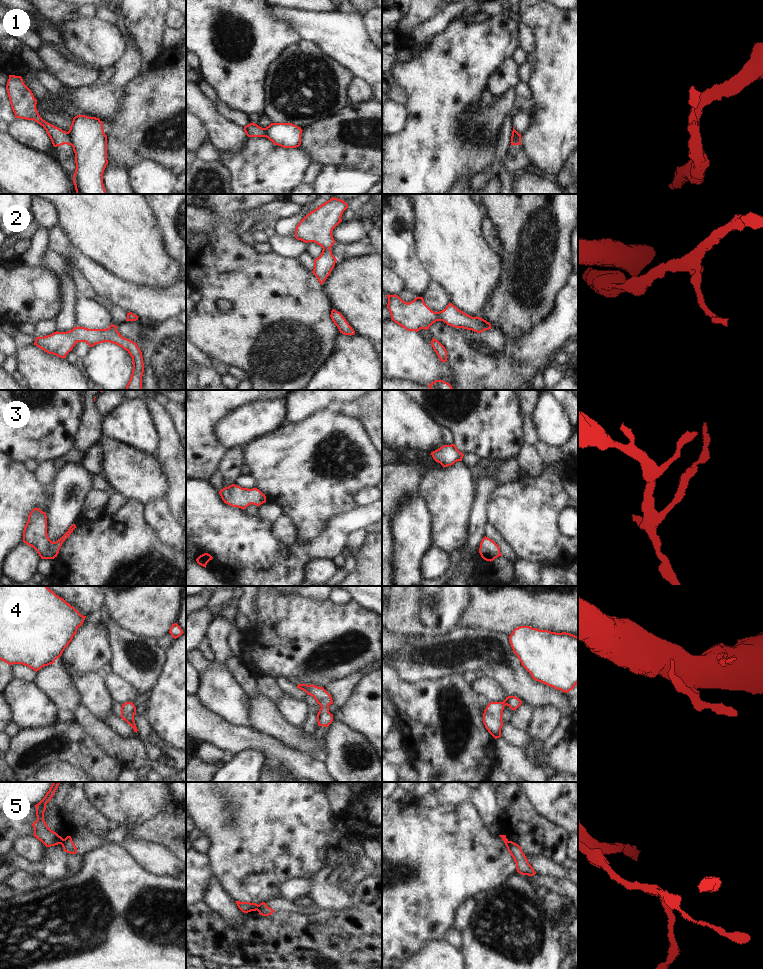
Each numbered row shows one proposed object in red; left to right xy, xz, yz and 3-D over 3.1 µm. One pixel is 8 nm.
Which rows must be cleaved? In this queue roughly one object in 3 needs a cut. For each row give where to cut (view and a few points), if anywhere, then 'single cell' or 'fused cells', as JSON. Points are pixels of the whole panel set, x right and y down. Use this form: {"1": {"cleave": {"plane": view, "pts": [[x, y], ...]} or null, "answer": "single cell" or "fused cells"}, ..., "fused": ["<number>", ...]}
{"1": {"cleave": {"plane": "xy", "pts": [[67, 132], [71, 144]]}, "answer": "fused cells"}, "2": {"cleave": null, "answer": "single cell"}, "3": {"cleave": null, "answer": "single cell"}, "4": {"cleave": null, "answer": "single cell"}, "5": {"cleave": {"plane": "xy", "pts": [[64, 839], [60, 843]]}, "answer": "fused cells"}, "fused": ["1", "5"]}

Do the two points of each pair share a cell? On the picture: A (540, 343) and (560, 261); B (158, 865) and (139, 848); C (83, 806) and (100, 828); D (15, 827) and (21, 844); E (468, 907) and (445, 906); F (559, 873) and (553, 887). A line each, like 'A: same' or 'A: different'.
A: different
B: same
C: same
D: different
E: different
F: different

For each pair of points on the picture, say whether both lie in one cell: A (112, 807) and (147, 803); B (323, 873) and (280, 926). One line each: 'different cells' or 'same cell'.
A: same cell
B: different cells

